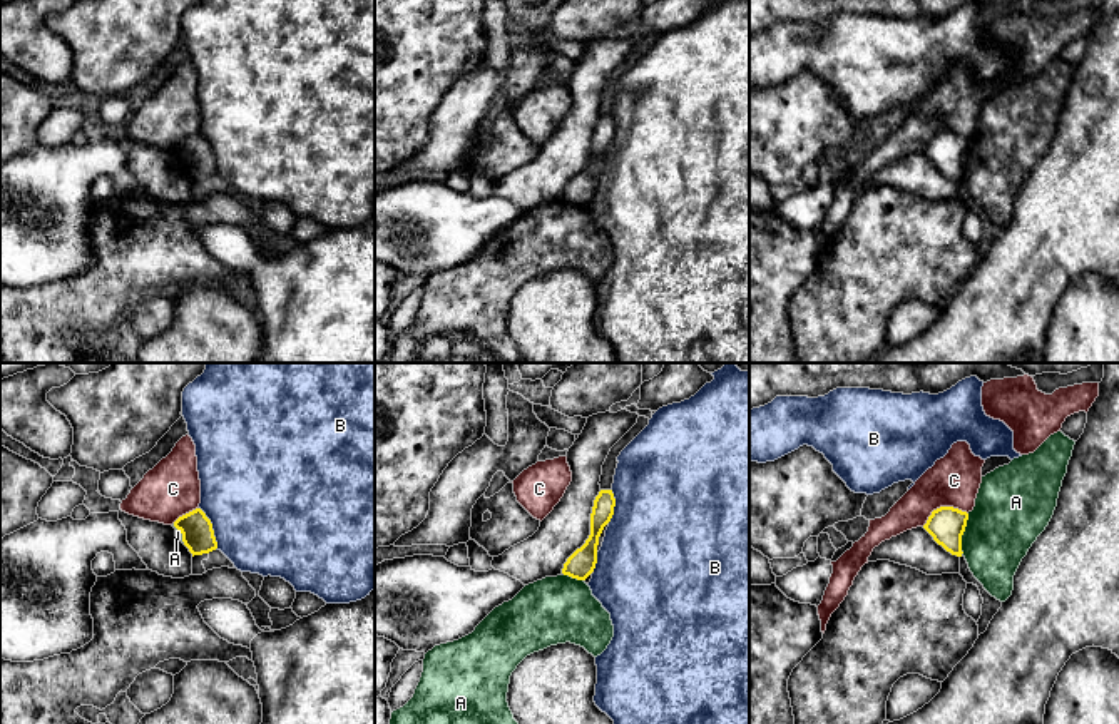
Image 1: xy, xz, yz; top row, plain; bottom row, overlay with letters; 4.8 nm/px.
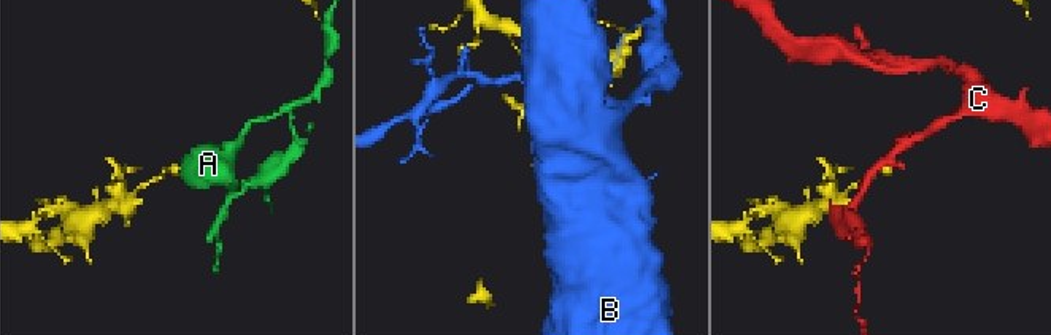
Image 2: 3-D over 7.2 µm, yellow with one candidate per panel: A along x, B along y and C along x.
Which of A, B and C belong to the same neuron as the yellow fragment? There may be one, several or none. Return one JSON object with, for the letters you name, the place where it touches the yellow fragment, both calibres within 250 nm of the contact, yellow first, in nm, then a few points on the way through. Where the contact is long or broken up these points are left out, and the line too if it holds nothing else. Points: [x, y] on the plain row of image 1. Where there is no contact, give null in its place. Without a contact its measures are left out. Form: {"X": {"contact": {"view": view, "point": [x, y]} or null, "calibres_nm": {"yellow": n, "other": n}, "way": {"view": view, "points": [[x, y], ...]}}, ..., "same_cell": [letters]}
{"same_cell": []}

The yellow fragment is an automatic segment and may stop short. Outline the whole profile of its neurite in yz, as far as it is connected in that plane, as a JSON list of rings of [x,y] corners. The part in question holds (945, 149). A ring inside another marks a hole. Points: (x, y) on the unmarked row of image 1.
[[[940,132],[932,137],[923,154],[952,181],[962,182],[962,161],[968,139],[953,132]]]

